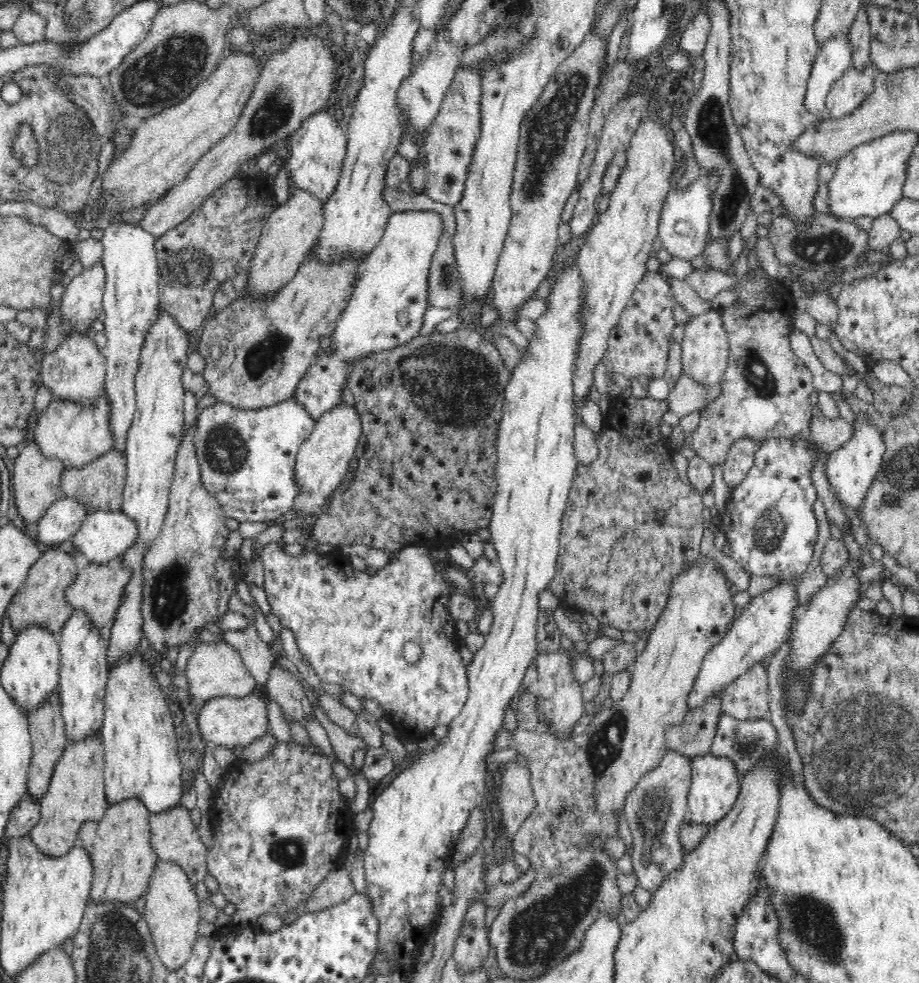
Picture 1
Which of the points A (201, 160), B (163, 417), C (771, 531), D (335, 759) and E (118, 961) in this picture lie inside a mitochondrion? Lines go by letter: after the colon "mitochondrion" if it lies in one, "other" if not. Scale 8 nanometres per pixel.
A: other
B: other
C: mitochondrion
D: other
E: mitochondrion

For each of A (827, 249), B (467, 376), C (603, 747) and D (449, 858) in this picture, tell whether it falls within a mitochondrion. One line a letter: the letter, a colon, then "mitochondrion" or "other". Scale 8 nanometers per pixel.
A: mitochondrion
B: mitochondrion
C: mitochondrion
D: other

